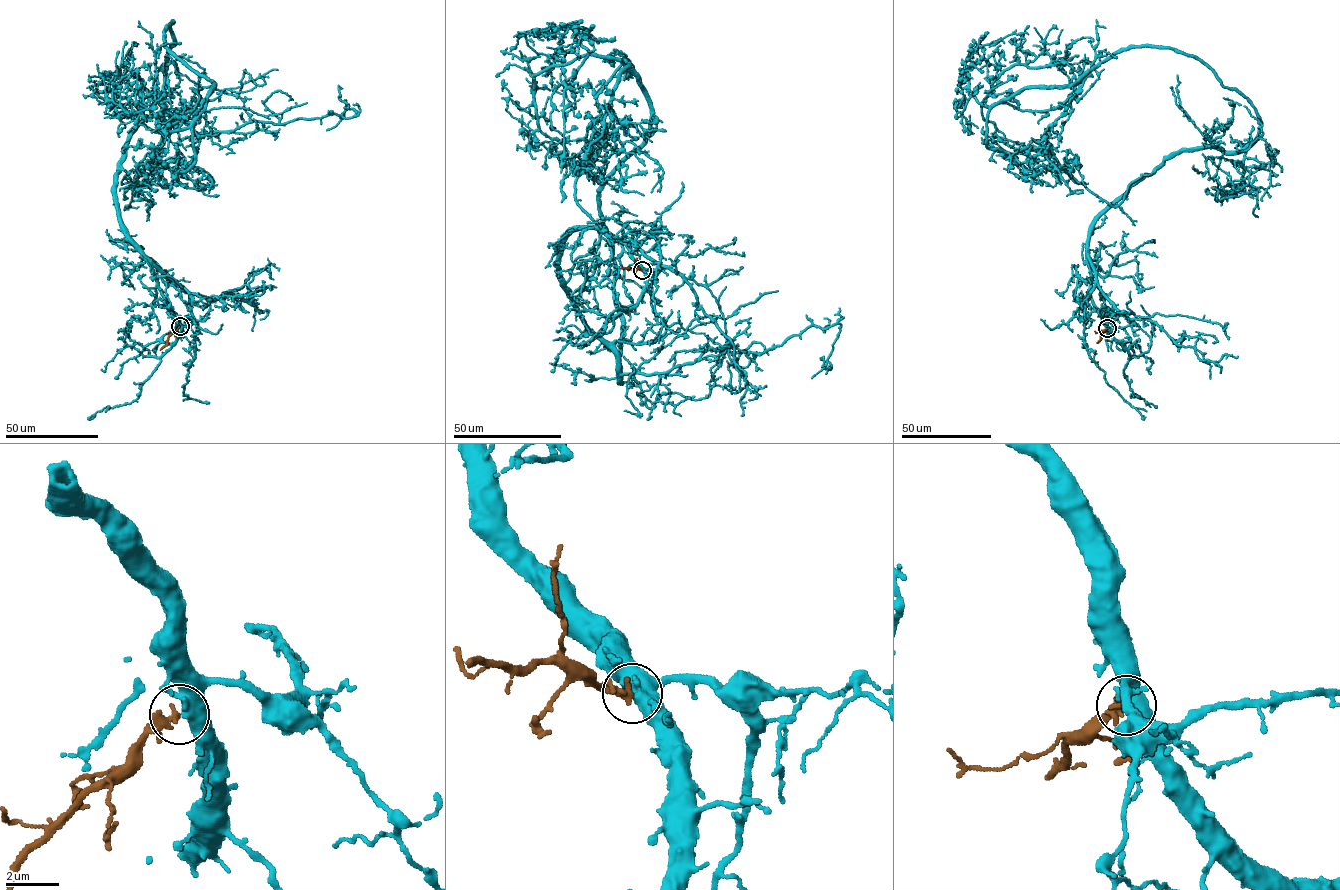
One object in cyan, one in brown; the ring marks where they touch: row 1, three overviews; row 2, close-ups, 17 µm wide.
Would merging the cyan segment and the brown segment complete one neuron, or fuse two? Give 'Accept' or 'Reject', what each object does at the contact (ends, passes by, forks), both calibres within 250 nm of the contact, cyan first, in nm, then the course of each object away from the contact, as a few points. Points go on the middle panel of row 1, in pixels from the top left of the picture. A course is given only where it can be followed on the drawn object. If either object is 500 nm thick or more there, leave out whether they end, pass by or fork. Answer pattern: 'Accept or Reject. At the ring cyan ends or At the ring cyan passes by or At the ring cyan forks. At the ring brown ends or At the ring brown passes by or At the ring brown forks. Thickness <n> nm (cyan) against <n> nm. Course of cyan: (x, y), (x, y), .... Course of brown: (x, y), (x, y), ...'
Accept. Thickness 500 nm (cyan) against 240 nm. Course of cyan: (643, 270), (589, 226), (558, 273), (598, 247), (574, 183), (629, 65), (568, 27), (529, 31), (553, 91). Course of brown: (643, 270), (622, 267)

